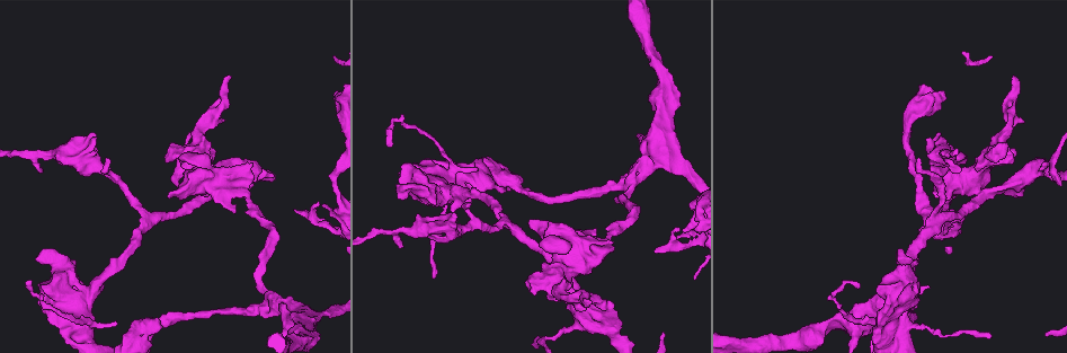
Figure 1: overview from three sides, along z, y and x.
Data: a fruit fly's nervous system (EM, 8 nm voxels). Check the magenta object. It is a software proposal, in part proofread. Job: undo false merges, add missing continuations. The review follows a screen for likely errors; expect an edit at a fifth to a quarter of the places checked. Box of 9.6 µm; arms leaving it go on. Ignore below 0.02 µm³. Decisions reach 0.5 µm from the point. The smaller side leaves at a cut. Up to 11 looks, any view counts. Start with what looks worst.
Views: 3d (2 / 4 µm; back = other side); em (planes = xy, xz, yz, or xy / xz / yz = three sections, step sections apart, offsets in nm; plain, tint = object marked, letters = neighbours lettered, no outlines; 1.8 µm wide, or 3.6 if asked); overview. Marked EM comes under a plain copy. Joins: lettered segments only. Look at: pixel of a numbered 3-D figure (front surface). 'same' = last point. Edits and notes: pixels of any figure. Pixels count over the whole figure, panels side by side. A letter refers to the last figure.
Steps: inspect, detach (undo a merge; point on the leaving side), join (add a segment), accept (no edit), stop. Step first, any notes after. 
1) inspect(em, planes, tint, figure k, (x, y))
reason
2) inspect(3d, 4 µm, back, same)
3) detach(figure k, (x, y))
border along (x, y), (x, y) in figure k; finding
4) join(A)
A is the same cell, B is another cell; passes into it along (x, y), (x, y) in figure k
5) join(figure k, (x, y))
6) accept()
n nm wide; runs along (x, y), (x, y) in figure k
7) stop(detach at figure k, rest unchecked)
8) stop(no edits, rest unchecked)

inspect(3d, 4 µm, back, figure 1, (450, 176))
abrupt turn

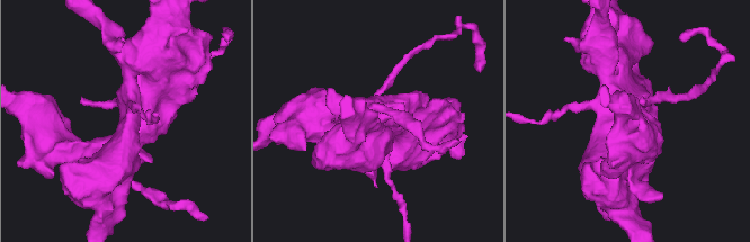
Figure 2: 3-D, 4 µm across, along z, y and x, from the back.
inspect(em, planes, letters, figure 2, (130, 128))

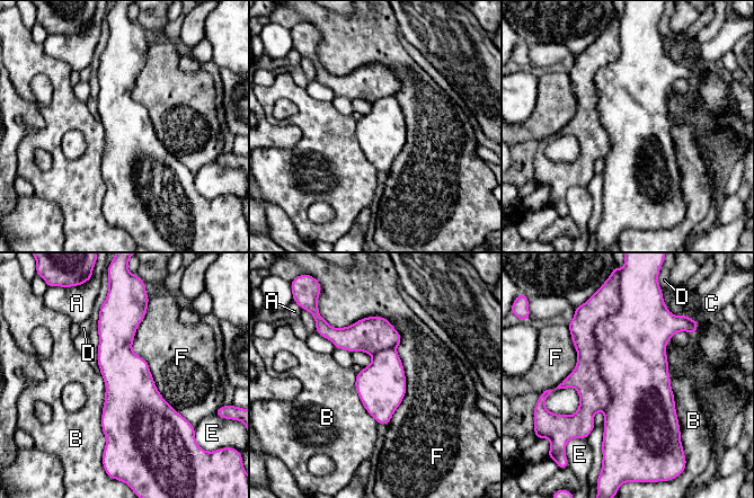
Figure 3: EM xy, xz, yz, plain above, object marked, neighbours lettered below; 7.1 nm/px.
detach(figure 3, (631, 349))
A, B, C, D, E and F are other cells; border along (620, 301), (594, 330), (604, 410) in figure 3; a second neuron is stuck on

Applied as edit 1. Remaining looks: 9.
inspect(3d, 4 µm, figure 1, (272, 303))
arms part here

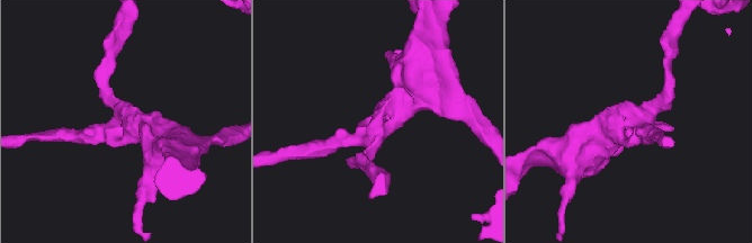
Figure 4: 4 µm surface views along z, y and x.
inspect(em, planes, tint, figure 4, (644, 125))
need the tissue

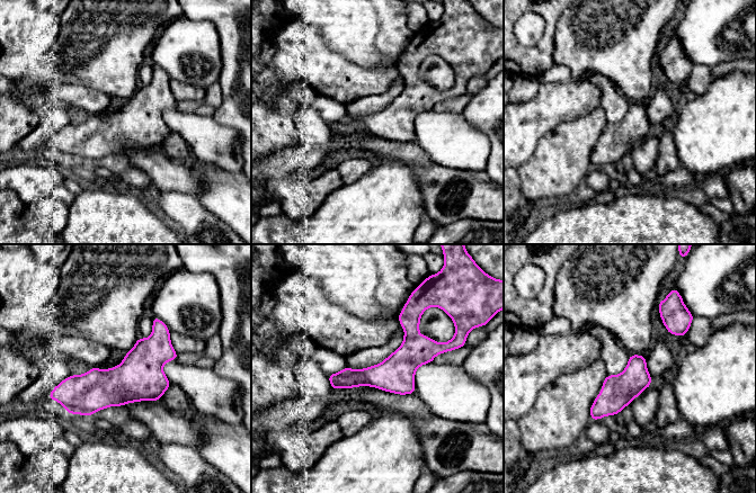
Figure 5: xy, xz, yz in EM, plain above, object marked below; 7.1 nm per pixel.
inspect(em, planes, letters, same)
what lies round it

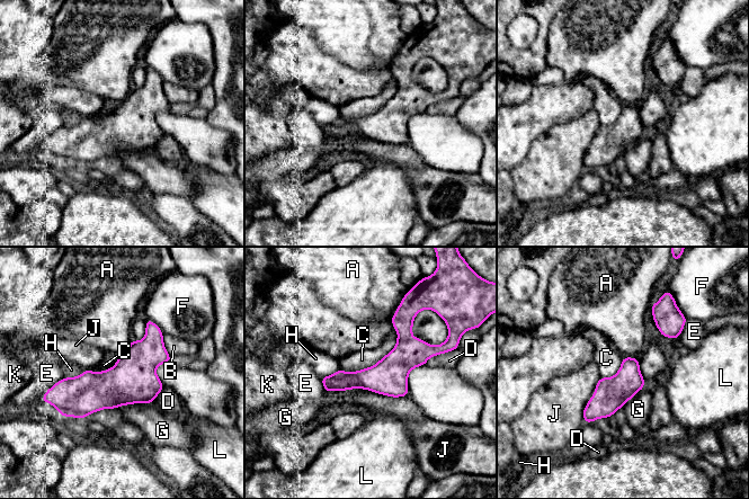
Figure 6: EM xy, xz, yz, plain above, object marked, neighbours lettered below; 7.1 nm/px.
accept()
220 nm wide; A, B, C, D, E, F, G, H, J, K and L are other cells; all the same neuron

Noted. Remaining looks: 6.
inspect(3d, 4 µm, figure 1, (227, 204))
sudden change in width

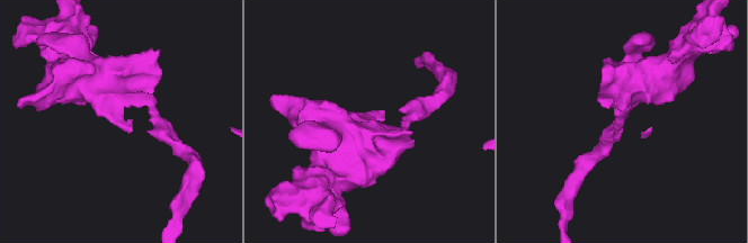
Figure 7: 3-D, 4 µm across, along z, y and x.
inspect(em, planes, letters, figure 7, (366, 118))
shape alone is not enough

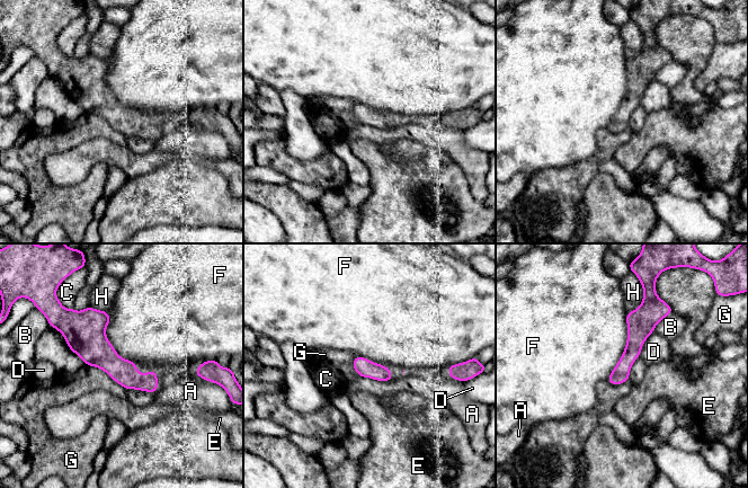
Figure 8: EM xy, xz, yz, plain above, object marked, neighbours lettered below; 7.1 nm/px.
accept()
A, B, C, D, E, F, G and H are other cells; runs along (74, 318), (122, 371), (154, 389) in figure 8; continuous, no second neuron

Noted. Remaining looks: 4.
inspect(em, yz, step 16, letters, figure 1, (399, 196))
thick end

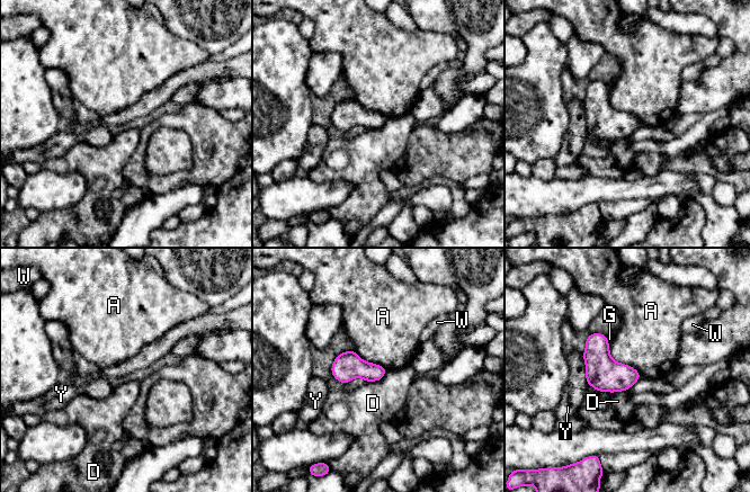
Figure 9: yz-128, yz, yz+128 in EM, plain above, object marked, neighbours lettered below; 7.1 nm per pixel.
accept()
A, D, G, W and Y are other cells; border along (387, 369), (380, 379), (365, 383) in figure 9; no lettered segment goes on from it

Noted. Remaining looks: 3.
stop(detach at figure 3, rest unchecked)

